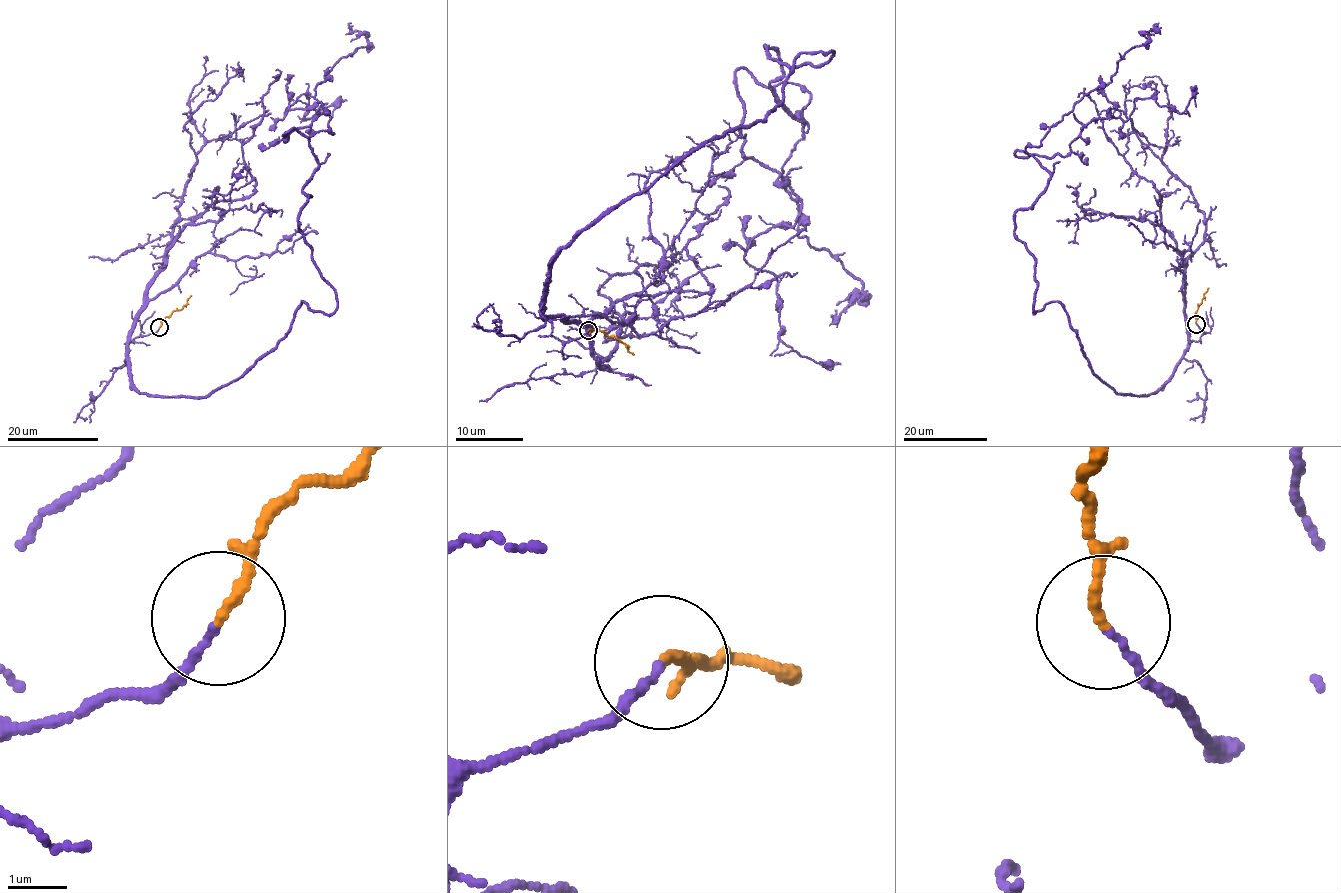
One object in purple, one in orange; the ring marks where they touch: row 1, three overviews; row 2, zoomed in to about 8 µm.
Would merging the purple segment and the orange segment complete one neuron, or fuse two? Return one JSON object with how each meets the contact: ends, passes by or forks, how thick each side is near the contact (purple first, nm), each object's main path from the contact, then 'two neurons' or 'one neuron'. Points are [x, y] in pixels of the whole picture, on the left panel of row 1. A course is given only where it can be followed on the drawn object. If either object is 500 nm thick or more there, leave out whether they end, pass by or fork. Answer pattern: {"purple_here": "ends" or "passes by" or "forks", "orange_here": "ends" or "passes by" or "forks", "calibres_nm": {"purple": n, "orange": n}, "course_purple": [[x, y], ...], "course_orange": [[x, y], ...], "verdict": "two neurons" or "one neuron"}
{"purple_here": "ends", "orange_here": "ends", "calibres_nm": {"purple": 110, "orange": 160}, "course_purple": [[159, 328], [130, 384], [207, 397], [302, 300], [335, 310], [284, 133], [325, 112], [301, 95], [331, 118]], "course_orange": [[159, 327], [166, 317], [179, 310], [191, 295]], "verdict": "one neuron"}

